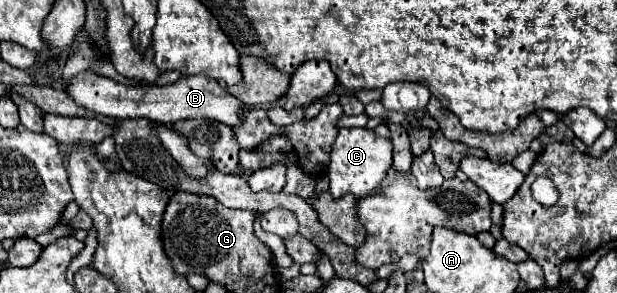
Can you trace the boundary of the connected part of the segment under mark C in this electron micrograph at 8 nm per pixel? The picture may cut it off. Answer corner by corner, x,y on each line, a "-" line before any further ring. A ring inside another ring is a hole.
361,127
339,129
339,135
333,143
331,161
327,165
327,177
331,179
331,195
333,197
343,197
347,193
355,197
369,195
379,187
379,183
387,175
387,169
393,165
391,157
393,157
391,139
379,137
373,131

